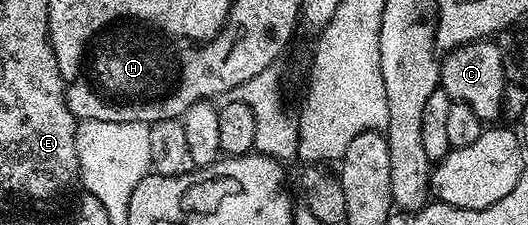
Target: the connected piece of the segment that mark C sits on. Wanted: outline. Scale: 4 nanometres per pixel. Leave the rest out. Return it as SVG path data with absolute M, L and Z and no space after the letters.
M498 42L467 43L449 52L443 59L439 82L452 101L469 105L479 119L495 121L498 120L495 118L503 115L503 94L509 84L503 64L503 50L499 48Z

